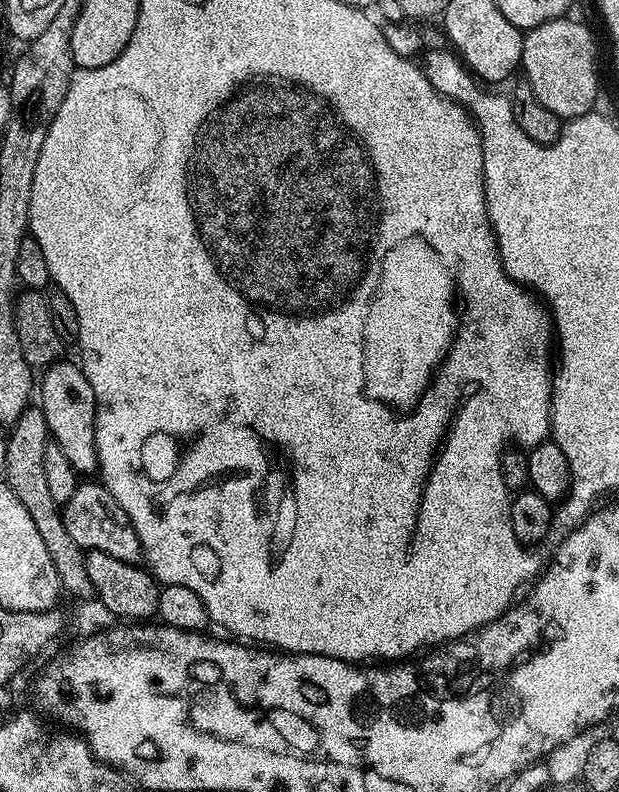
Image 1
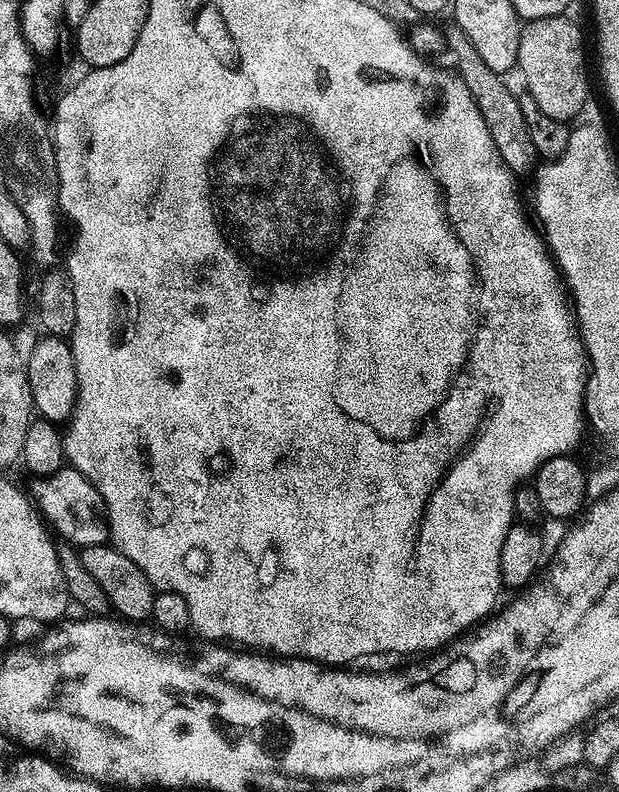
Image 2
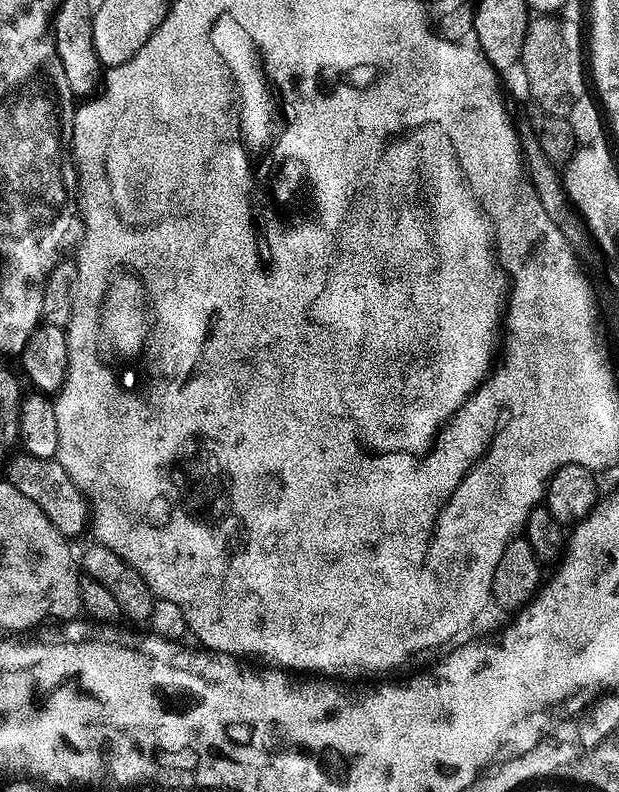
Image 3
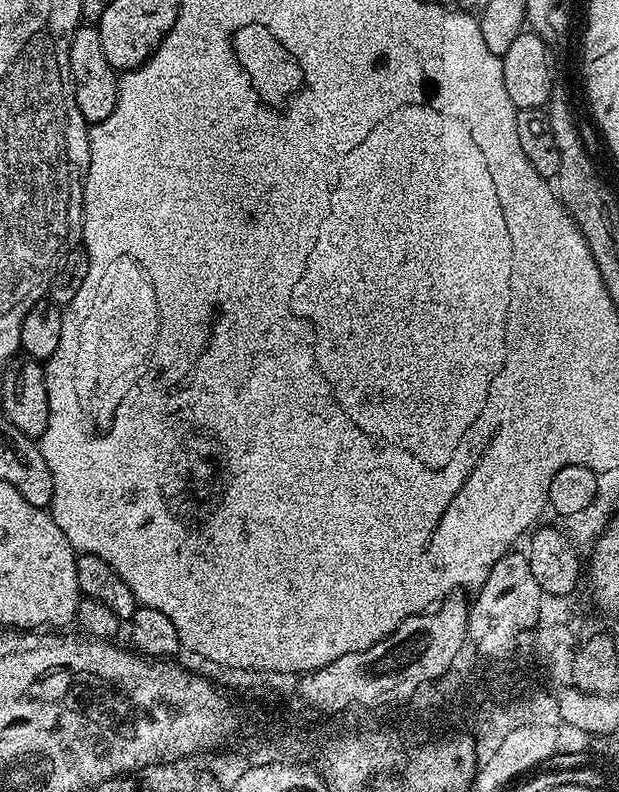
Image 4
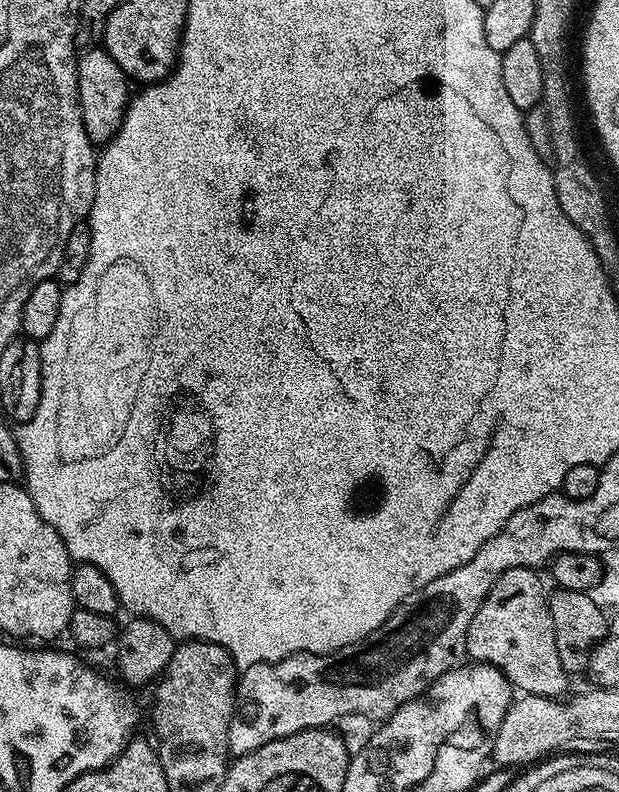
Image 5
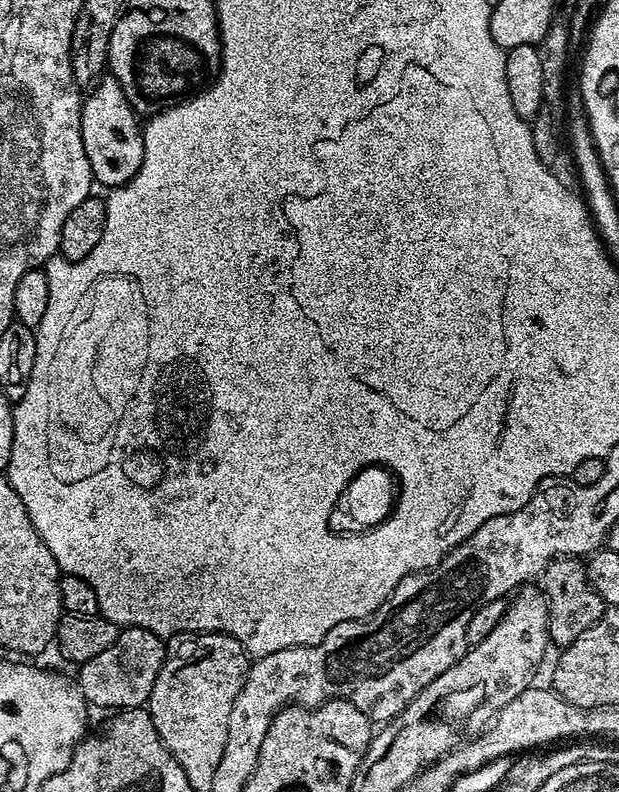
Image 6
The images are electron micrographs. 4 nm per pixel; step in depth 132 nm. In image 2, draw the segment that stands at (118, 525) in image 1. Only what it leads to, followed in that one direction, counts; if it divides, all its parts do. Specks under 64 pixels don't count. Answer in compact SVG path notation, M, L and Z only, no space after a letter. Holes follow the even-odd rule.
M65 466L52 476L37 479L35 483L35 503L61 541L80 548L109 543L108 508L104 505L102 494L98 494L96 487L77 468Z

